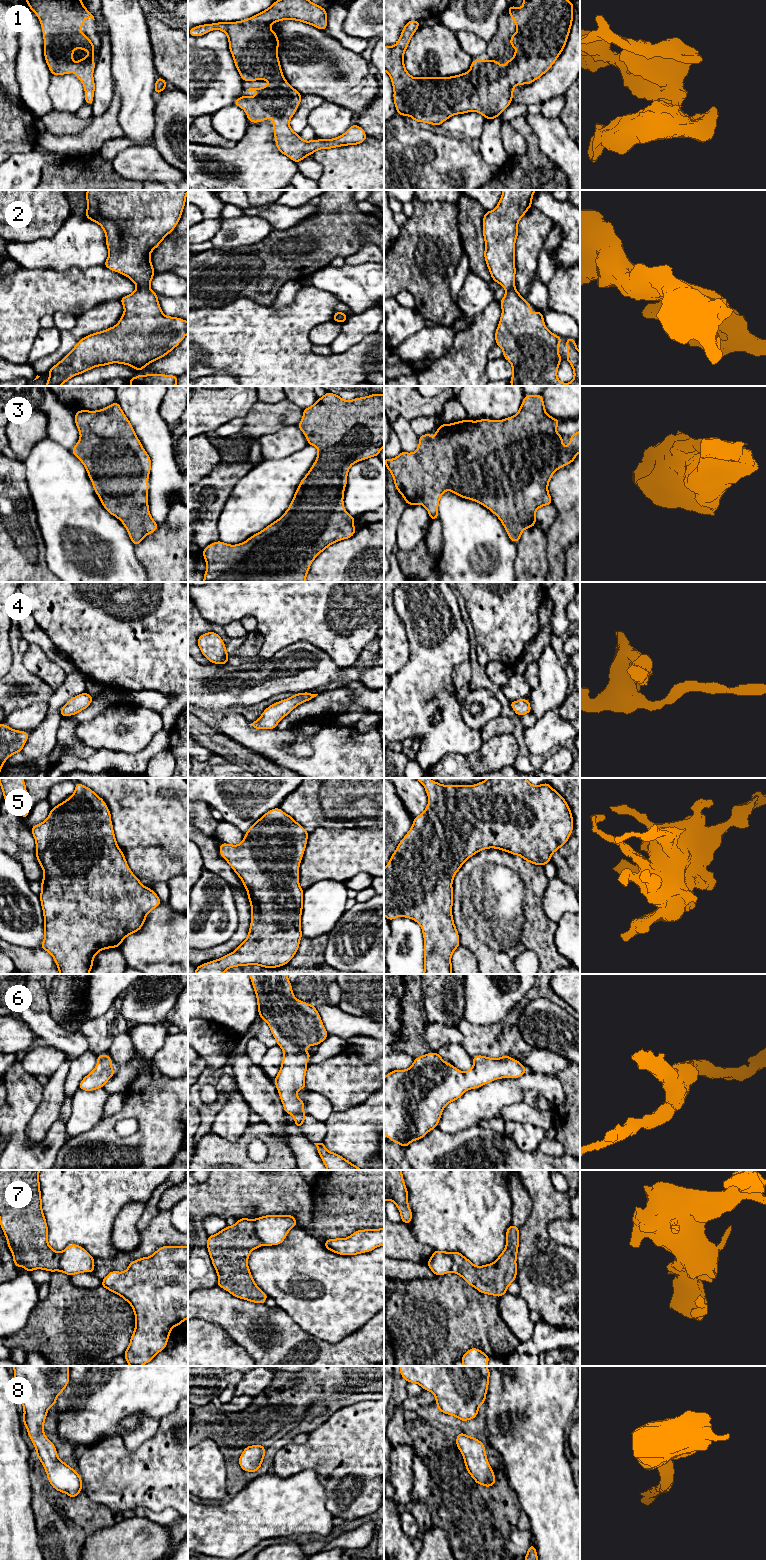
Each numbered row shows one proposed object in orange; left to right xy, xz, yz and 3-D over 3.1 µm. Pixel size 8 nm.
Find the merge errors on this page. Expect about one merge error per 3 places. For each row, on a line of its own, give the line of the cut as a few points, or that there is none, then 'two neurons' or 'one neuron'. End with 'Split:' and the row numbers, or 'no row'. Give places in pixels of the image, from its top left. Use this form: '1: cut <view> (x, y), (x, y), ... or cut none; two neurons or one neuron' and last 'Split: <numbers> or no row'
1: cut none; one neuron
2: cut xy (137, 287), (148, 288); two neurons
3: cut none; one neuron
4: cut none; one neuron
5: cut none; one neuron
6: cut none; one neuron
7: cut xz (253, 1220), (254, 1232), (264, 1244); two neurons
8: cut none; one neuron
Split: 2, 7

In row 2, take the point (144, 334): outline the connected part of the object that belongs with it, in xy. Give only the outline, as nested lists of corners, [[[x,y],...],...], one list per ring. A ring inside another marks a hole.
[[[137,288],[119,301],[124,306],[120,321],[114,327],[88,335],[77,342],[75,347],[48,371],[50,376],[45,386],[61,386],[75,375],[111,363],[126,364],[140,371],[149,363],[167,355],[188,334],[188,322],[181,318],[165,316],[157,294],[150,288]]]

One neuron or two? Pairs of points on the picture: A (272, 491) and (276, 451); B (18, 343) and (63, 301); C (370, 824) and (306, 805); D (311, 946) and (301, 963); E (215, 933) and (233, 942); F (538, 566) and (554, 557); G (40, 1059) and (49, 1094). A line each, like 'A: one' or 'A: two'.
A: two
B: one
C: one
D: one
E: two
F: two
G: two

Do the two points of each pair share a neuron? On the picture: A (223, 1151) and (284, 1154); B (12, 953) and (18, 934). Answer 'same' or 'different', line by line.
A: same
B: different

